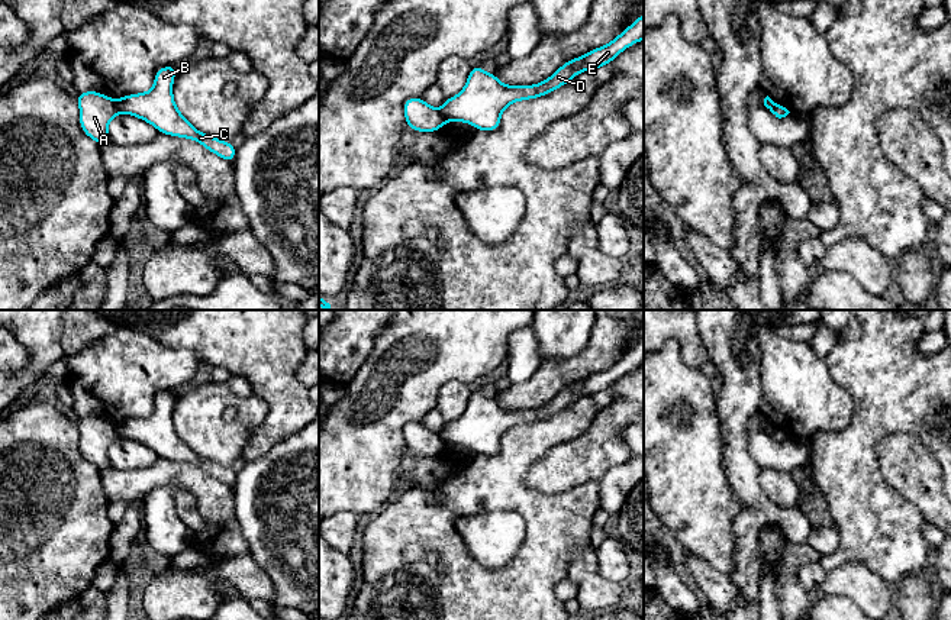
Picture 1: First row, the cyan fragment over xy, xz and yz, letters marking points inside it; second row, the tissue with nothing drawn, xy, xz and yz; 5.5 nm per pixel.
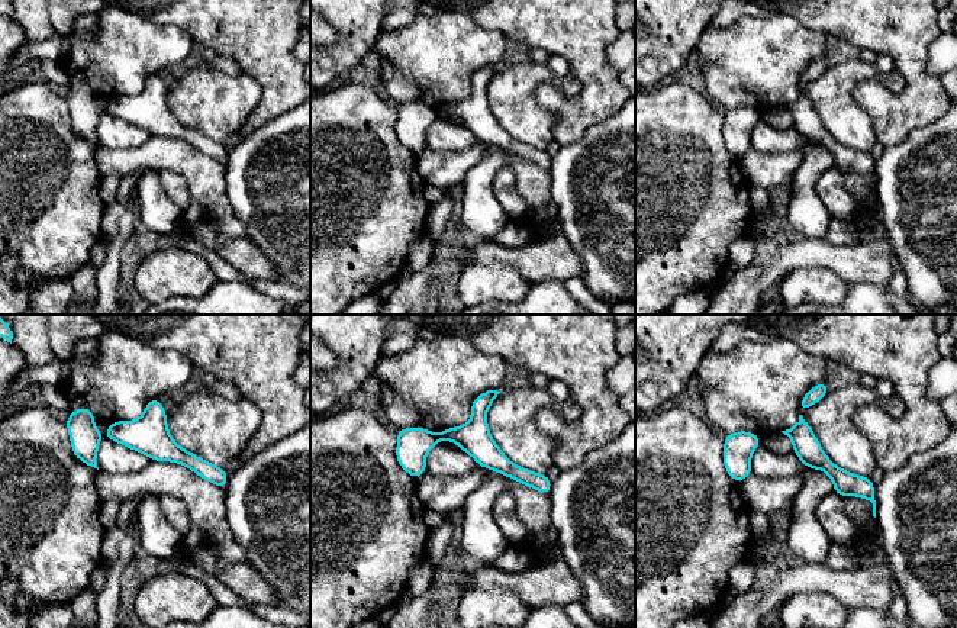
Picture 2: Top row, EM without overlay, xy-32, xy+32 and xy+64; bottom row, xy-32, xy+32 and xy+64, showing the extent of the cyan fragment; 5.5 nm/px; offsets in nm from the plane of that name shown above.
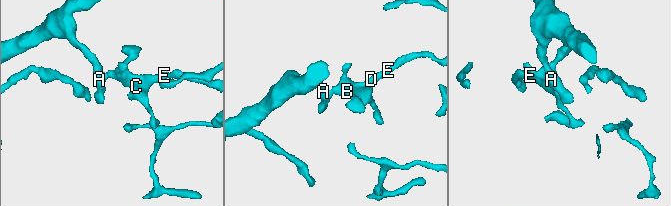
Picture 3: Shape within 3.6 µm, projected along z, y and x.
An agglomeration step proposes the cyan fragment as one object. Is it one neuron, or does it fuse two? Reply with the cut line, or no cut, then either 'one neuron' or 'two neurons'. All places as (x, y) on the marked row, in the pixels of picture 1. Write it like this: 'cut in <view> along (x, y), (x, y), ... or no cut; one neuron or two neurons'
cut in xy along (113, 100), (119, 112); two neurons

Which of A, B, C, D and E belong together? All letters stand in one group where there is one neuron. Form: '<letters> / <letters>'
A / B C D E

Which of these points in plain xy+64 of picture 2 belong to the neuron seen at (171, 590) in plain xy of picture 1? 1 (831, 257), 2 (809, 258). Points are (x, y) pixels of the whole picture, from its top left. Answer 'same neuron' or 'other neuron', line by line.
1: other neuron
2: other neuron

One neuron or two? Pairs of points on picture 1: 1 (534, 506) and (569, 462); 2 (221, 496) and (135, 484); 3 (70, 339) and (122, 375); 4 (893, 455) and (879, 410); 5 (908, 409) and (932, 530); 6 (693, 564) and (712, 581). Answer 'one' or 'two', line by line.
1: two
2: one
3: two
4: two
5: two
6: one

